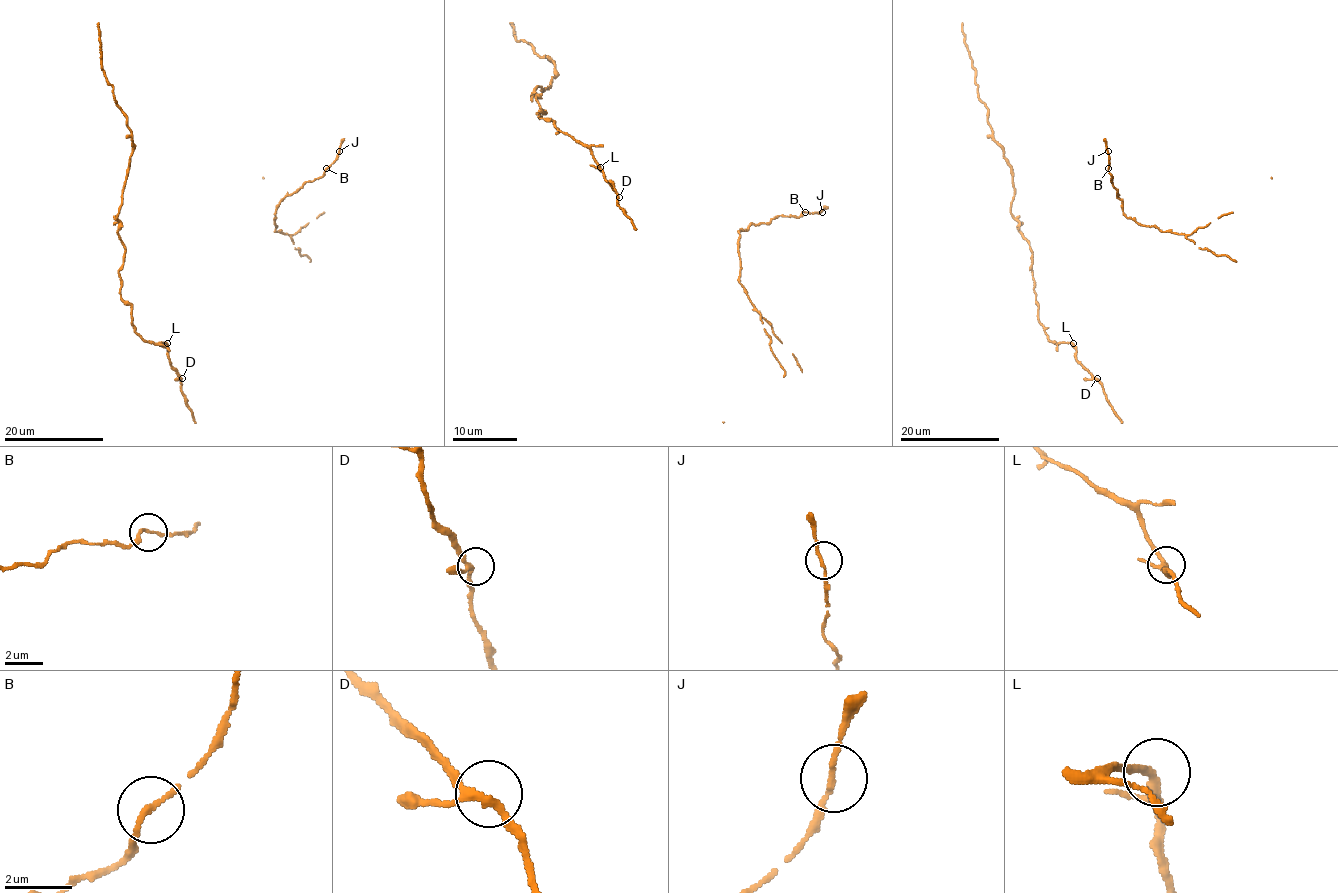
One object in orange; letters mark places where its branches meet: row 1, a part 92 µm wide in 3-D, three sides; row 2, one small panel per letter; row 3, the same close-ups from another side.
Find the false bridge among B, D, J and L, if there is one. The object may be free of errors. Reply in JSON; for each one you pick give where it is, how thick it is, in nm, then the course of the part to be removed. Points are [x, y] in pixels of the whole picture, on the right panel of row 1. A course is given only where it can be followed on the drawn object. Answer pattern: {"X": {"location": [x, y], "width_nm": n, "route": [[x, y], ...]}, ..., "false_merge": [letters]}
{"false_merge": []}

